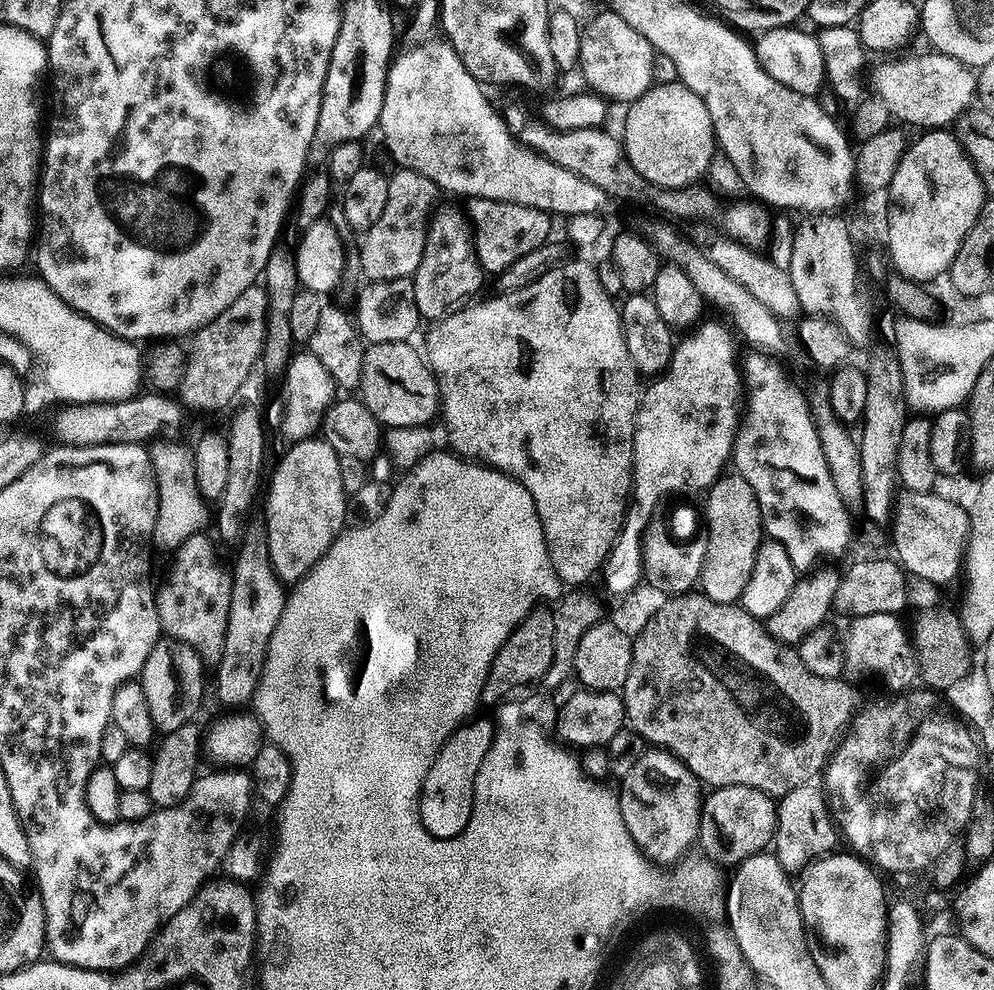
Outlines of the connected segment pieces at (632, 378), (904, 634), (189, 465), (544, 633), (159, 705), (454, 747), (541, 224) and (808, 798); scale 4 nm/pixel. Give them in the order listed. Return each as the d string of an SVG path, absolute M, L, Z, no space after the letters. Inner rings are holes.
M573 258L567 263L543 272L534 282L525 288L513 292L500 292L489 300L477 299L477 304L469 303L459 310L453 310L447 316L435 321L428 332L428 367L436 375L436 385L440 391L439 415L449 435L448 448L455 455L469 461L479 462L489 468L497 468L510 478L514 478L534 498L536 513L546 538L546 546L550 554L550 562L554 562L554 570L558 574L561 585L584 586L592 575L599 573L604 567L614 542L624 525L624 513L627 512L632 494L632 459L634 450L634 426L636 415L640 409L642 395L642 377L636 371L630 358L630 350L626 350L624 328L620 325L620 309L617 301L602 290L602 282L598 282L595 267L584 260Z
M866 614L865 616L857 616L855 619L851 621L852 624L848 628L848 636L847 632L846 635L843 637L844 642L844 676L848 678L853 678L852 676L873 676L876 680L881 680L882 683L885 684L886 687L889 688L889 693L892 694L900 694L903 693L905 690L911 689L913 687L912 683L917 683L918 680L918 669L916 666L916 649L912 647L912 641L910 639L910 632L907 627L904 628L900 625L901 617L896 614Z
M155 441L149 456L152 460L152 472L155 474L156 489L159 494L158 518L154 526L151 541L157 551L174 552L188 537L197 535L204 521L209 521L209 505L197 487L197 475L194 473L192 449L189 445L176 442Z
M538 606L524 617L524 620L511 632L510 638L503 643L490 666L490 674L480 691L483 705L492 704L514 688L541 681L554 656L554 618L553 611Z
M162 638L150 650L150 658L139 674L140 685L146 694L146 706L150 706L152 727L157 733L173 732L178 726L193 723L196 711L204 700L204 671L206 665L190 646L171 638Z
M486 718L469 719L452 732L442 750L431 764L430 772L424 779L426 782L426 800L424 800L424 822L438 836L450 836L458 832L470 812L470 804L474 796L474 778L485 758L495 736L495 723Z
M472 198L467 201L466 213L472 225L472 242L478 264L485 273L505 272L518 258L547 244L552 235L553 217L534 206L518 206L514 202L498 202L490 198Z
M803 784L779 797L776 809L776 835L774 854L789 874L803 873L813 862L829 855L838 840L838 829L828 811L825 793L812 784Z

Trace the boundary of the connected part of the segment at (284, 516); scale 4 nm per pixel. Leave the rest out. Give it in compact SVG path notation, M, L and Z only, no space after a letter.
M322 438L298 440L291 445L292 448L276 464L276 470L266 484L268 501L264 504L262 519L264 528L268 531L268 549L270 562L278 574L281 582L295 582L312 569L330 550L336 537L344 531L346 525L344 515L348 501L342 486L342 470L340 469L340 455L331 448Z

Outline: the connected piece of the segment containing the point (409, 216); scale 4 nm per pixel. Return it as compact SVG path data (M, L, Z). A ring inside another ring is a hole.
M400 168L388 176L386 206L378 222L363 233L360 244L360 272L365 281L411 278L422 262L422 250L429 235L430 217L437 203L438 189L430 178L422 178L414 170ZM433 203L433 204L432 204Z

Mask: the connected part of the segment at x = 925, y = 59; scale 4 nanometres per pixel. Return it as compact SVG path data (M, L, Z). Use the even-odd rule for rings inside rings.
M935 50L927 51L921 56L908 56L905 60L892 58L889 64L878 65L872 84L876 87L875 99L881 100L895 119L897 116L902 123L920 128L916 130L940 130L973 107L978 76L954 58Z

